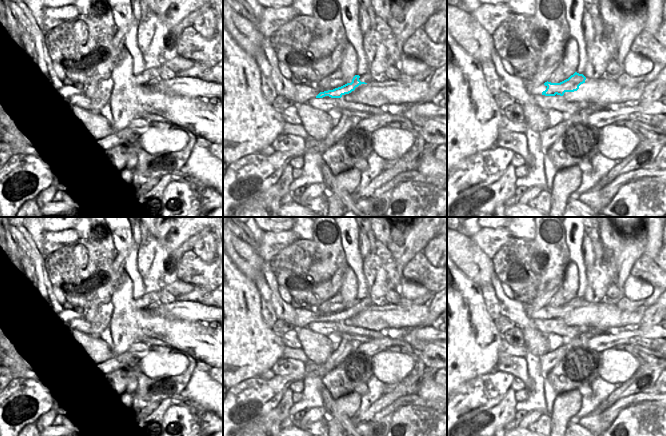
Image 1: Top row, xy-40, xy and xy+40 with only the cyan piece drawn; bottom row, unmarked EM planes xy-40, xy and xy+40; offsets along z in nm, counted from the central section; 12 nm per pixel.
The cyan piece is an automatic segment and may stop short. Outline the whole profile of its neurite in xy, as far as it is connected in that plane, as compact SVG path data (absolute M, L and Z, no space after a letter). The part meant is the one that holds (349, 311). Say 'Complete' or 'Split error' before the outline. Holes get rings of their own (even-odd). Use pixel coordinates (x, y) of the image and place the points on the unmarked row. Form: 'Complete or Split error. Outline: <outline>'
Split error. Outline: M369 296L365 297L362 300L355 299L352 303L351 307L347 307L341 311L335 312L333 314L328 314L324 316L320 316L316 322L323 322L325 320L329 320L331 322L341 322L345 318L349 318L355 314L361 308L367 308L371 305L375 304Z

